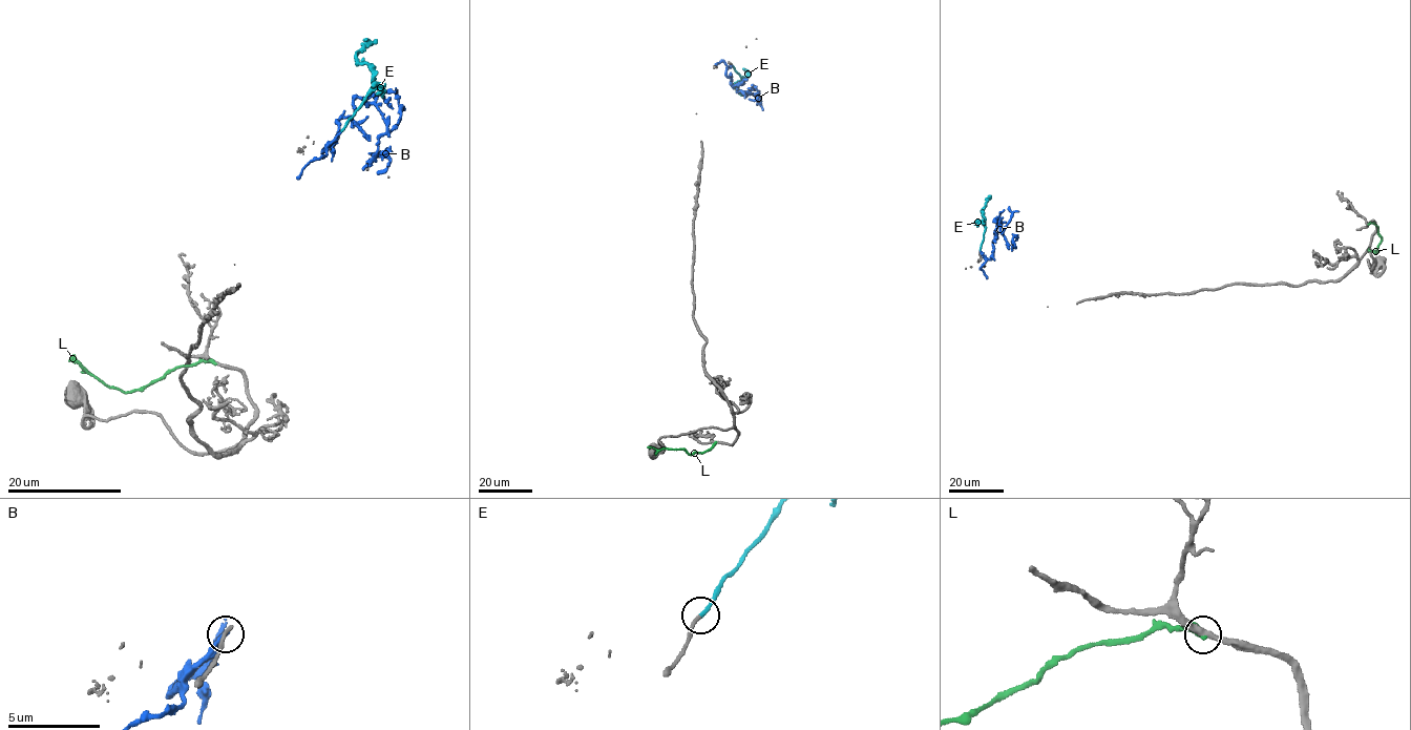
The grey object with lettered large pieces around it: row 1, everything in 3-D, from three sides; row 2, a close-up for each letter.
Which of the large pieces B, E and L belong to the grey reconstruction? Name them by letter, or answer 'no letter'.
E

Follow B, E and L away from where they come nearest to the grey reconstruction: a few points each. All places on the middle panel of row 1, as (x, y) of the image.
B: (732, 65), (727, 72), (738, 90), (745, 94), (754, 86), (751, 92), (758, 96), (749, 99)
E: (732, 66), (743, 79), (734, 84), (742, 96)
L: (715, 442), (703, 452), (691, 454), (682, 450), (648, 447)

